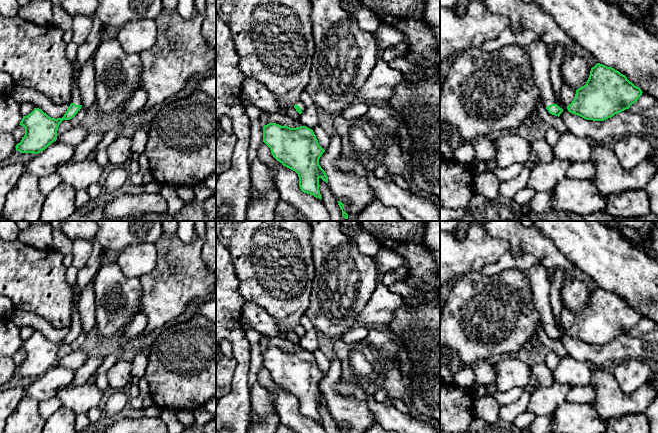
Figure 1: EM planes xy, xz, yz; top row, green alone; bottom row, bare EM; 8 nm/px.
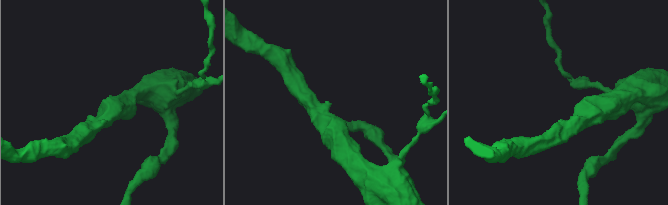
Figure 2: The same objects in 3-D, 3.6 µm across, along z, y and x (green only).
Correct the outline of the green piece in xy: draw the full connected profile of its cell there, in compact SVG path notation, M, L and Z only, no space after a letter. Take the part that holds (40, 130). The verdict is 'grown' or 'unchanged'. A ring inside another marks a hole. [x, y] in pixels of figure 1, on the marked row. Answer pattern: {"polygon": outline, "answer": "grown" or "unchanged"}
{"polygon": "M74 61L71 79L71 104L62 118L51 118L39 108L27 116L23 116L19 125L25 128L25 135L21 142L16 145L16 150L21 153L38 154L45 150L51 143L56 141L57 130L63 120L72 119L82 107L82 99L78 79L75 72L80 64Z", "answer": "grown"}

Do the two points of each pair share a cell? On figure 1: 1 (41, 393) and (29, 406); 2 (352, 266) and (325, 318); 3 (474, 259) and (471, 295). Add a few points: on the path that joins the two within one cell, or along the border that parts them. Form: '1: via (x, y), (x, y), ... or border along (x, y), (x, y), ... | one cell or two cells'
1: border along (24, 395), (34, 398), (39, 402) | two cells
2: via (344, 279), (334, 305) | one cell
3: border along (478, 271), (464, 274), (454, 282) | two cells

